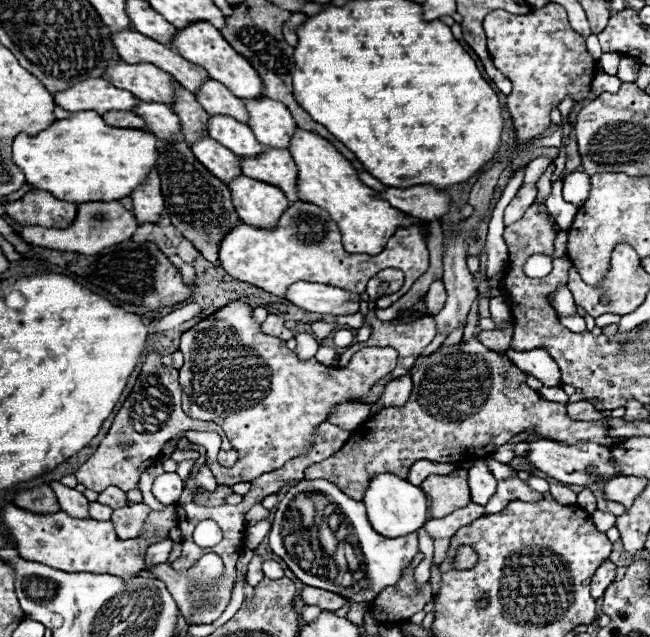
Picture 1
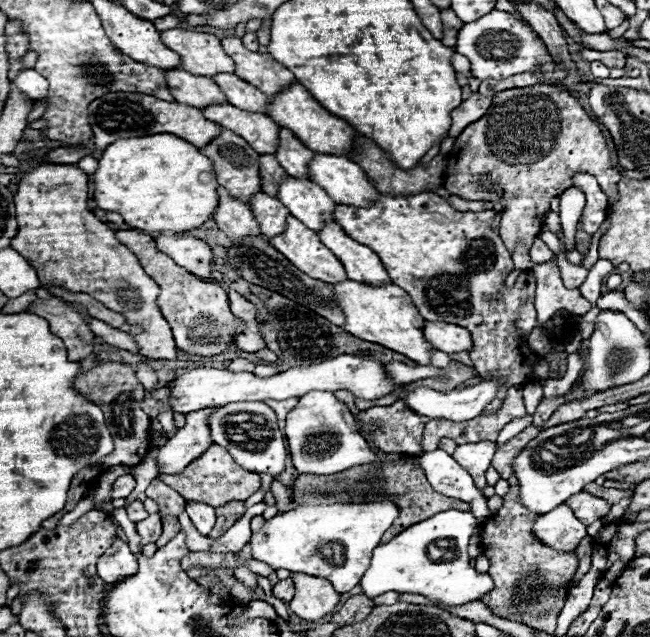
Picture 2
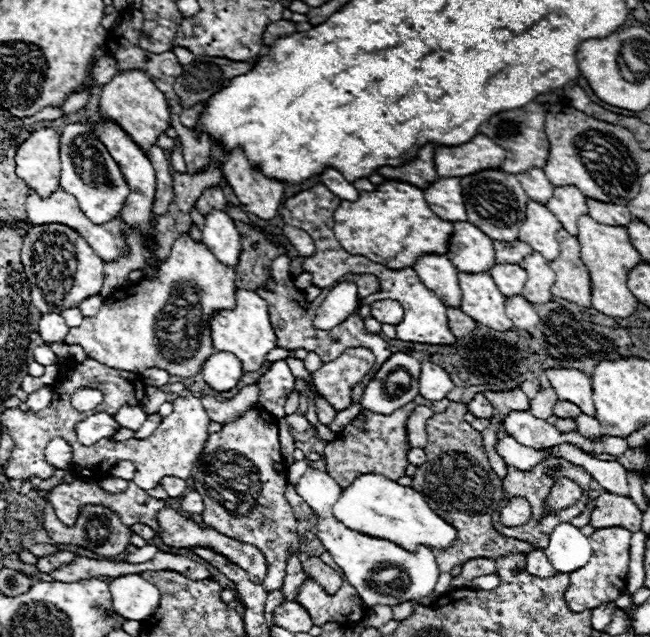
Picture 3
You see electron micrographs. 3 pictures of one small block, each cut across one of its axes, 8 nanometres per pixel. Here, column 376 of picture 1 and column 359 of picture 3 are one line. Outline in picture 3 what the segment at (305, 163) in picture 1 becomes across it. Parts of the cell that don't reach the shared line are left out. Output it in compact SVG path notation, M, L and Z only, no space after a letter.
M388 180L374 192L360 192L360 200L346 202L334 210L334 234L350 254L364 254L388 268L414 268L422 254L446 254L452 222L440 220L428 206L424 192L406 182Z

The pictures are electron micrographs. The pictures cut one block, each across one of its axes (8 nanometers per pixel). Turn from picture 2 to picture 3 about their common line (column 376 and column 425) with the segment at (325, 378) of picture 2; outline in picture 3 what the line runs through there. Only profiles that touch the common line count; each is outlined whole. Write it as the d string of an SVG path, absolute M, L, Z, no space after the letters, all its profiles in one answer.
M422 362L422 372L418 382L420 382L420 396L432 402L444 400L448 392L454 388L454 382L450 380L448 372L434 362Z

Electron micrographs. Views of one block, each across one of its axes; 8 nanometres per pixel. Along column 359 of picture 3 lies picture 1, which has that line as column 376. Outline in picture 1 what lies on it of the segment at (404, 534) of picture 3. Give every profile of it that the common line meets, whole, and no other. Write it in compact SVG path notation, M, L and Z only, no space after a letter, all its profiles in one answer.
M378 474L370 480L370 486L364 492L364 504L368 510L368 520L372 524L372 528L388 538L398 538L398 536L406 536L412 532L418 532L424 522L426 522L426 514L428 514L428 500L426 494L410 484L408 480L402 480L394 474Z

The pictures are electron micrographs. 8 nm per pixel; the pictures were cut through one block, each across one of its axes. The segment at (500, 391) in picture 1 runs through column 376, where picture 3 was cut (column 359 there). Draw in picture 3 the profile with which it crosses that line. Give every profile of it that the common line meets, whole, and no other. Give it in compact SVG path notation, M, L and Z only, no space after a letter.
M416 396L416 400L408 402L406 406L398 408L394 414L390 416L382 416L382 414L374 414L370 410L362 410L350 424L346 424L336 440L328 442L324 448L324 462L326 462L326 472L344 488L352 484L352 478L360 476L360 474L382 474L390 480L398 480L404 476L404 470L408 466L406 454L410 450L408 444L408 436L406 436L406 422L408 416L412 412L412 408L416 406L430 406L434 412L442 412L444 408L448 408L450 400L442 400L442 402L430 402L424 400L422 396Z

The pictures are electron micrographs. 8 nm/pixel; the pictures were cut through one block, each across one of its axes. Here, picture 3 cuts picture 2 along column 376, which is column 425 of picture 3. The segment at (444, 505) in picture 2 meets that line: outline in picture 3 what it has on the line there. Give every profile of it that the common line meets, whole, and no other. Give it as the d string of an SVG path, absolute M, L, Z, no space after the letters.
M452 402L446 412L438 412L426 422L428 460L426 464L418 466L416 474L412 476L412 488L422 492L432 510L456 528L456 540L452 542L452 546L448 546L446 550L432 550L438 560L440 572L450 572L456 564L464 564L464 560L472 558L496 560L508 552L528 554L530 550L534 550L532 544L516 538L506 538L494 530L490 512L494 512L494 506L498 506L502 500L502 480L496 476L486 458L480 432L462 420L464 412L468 412L464 404Z

